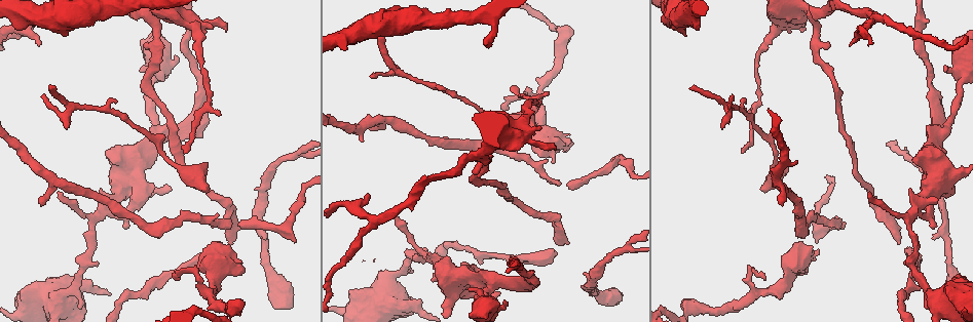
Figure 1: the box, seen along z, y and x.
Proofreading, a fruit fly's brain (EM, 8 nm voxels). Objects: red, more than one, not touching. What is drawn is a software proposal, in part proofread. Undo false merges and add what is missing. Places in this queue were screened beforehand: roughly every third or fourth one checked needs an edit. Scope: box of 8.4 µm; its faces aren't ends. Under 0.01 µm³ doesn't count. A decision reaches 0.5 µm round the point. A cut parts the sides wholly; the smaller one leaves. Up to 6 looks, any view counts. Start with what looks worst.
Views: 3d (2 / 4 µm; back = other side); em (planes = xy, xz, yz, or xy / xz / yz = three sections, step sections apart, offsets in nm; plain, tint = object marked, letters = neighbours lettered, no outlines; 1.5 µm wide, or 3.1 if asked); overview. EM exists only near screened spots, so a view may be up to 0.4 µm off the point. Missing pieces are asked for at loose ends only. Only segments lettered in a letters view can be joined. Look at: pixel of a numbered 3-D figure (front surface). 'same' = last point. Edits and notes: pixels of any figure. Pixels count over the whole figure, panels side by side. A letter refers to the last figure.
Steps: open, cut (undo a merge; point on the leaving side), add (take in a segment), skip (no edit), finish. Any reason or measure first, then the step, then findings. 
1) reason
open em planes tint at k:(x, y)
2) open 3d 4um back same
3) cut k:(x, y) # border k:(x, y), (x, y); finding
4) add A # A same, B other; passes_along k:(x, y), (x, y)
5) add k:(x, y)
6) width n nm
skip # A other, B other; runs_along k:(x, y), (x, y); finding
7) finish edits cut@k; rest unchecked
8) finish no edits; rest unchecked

branch stops here
open 3d 2um at 1:(691, 89)

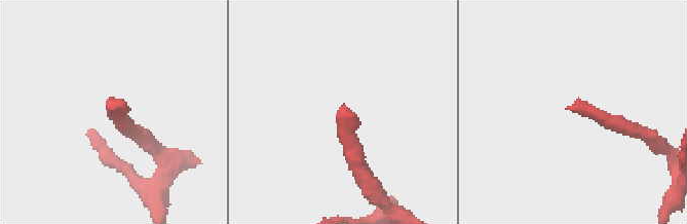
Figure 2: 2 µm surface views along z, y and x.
open em planes tint at 2:(568, 106)

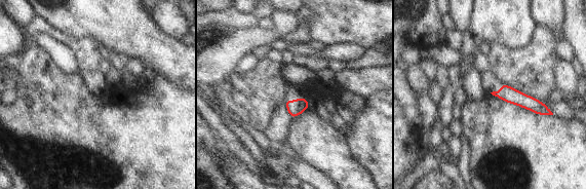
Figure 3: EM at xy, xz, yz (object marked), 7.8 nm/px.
what lies round it
open em planes letters same

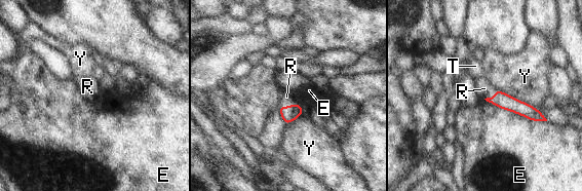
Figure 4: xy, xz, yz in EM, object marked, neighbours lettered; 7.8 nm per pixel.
add R # E other, R same, T other, Y other; passes_along 4:(503, 101), (493, 97), (484, 88); it goes on there

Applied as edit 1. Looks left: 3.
open 3d 2um back at 1:(298, 152)

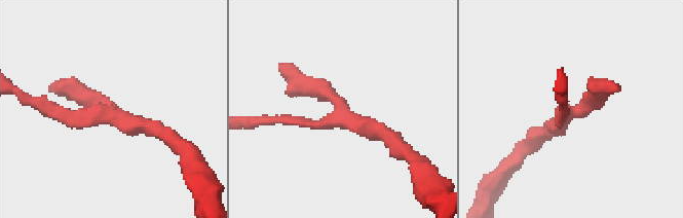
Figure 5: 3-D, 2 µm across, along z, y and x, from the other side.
need the tissue
open em planes plain at 5:(346, 114)

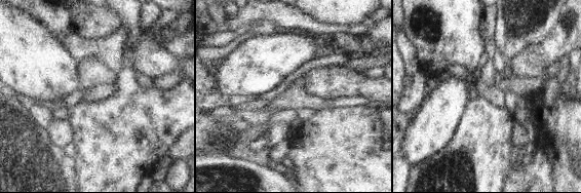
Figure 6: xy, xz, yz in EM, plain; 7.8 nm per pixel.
open em planes letters same

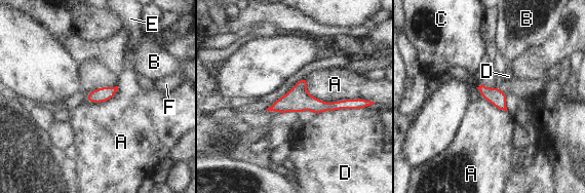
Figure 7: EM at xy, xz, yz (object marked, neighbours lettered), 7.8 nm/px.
skip # A other, B other, C other, D other, E other, F other; runs_along 7:(356, 102), (273, 108); continuous, no second neuron

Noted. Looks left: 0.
finish edits add@4; rest unchecked

